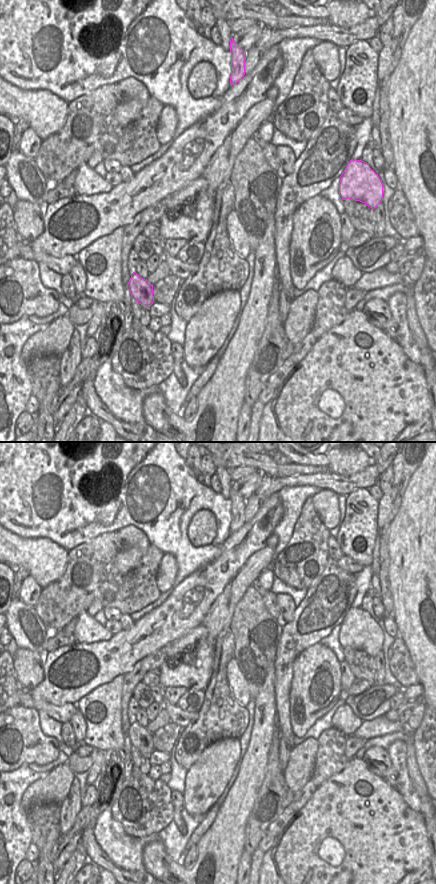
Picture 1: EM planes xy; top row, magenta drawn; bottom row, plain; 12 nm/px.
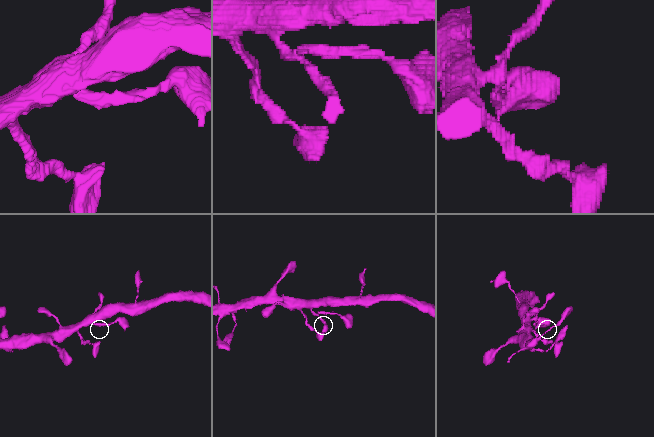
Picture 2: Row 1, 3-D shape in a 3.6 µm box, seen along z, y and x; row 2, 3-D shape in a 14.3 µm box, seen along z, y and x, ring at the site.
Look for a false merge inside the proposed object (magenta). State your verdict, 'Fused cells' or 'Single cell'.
Single cell

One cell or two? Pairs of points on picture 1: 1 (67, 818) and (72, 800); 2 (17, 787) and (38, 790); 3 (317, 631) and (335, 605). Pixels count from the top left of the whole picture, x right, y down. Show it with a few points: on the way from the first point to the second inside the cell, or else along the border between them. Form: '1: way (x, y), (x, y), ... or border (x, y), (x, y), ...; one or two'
1: way (69, 814), (72, 804); one
2: border (46, 775), (24, 792), (21, 807), (25, 811); two
3: way (316, 625), (329, 611); one

